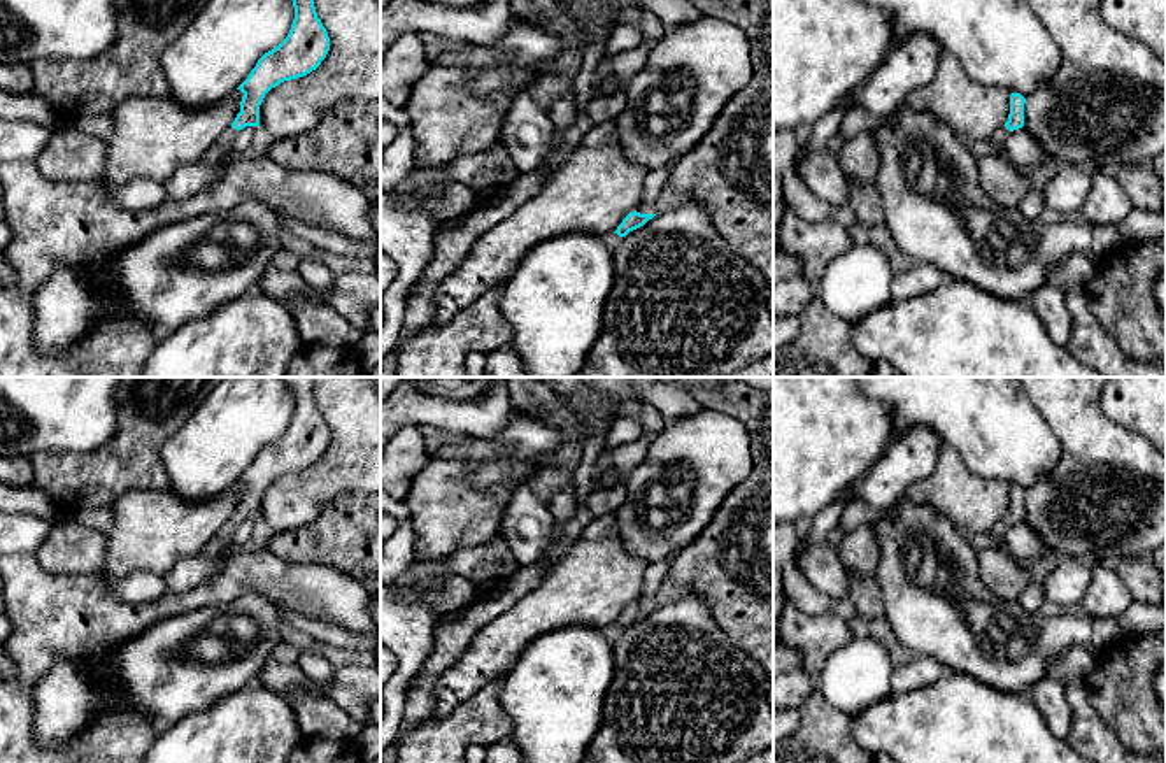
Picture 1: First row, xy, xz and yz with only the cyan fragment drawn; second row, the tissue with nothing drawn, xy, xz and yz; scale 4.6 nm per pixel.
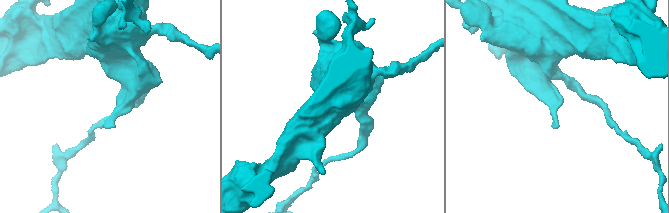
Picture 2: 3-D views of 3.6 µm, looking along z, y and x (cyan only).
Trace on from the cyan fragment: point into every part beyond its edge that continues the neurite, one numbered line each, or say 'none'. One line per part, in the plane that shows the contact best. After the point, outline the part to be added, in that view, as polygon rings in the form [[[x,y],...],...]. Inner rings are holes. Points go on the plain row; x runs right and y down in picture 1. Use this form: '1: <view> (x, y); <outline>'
1: xy (218, 542); [[[228,521],[214,537],[212,540],[205,546],[205,549],[200,553],[202,556],[209,558],[209,556],[216,556],[219,554],[224,546],[226,546],[226,538],[228,535],[237,528],[235,521]]]

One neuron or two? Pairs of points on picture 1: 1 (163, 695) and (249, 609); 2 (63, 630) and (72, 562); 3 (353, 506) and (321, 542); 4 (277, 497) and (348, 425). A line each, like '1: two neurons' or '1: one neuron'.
1: one neuron
2: two neurons
3: one neuron
4: one neuron

